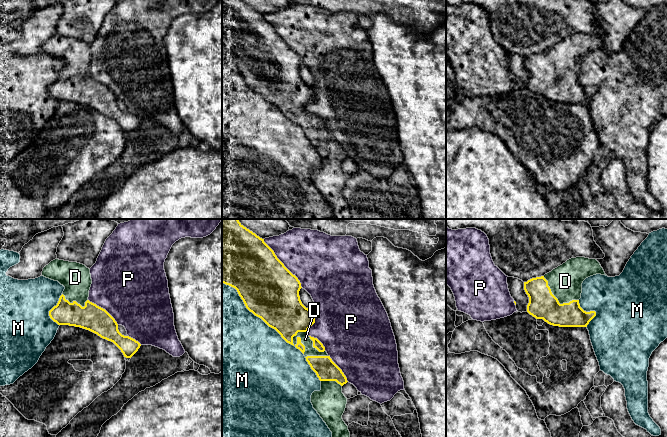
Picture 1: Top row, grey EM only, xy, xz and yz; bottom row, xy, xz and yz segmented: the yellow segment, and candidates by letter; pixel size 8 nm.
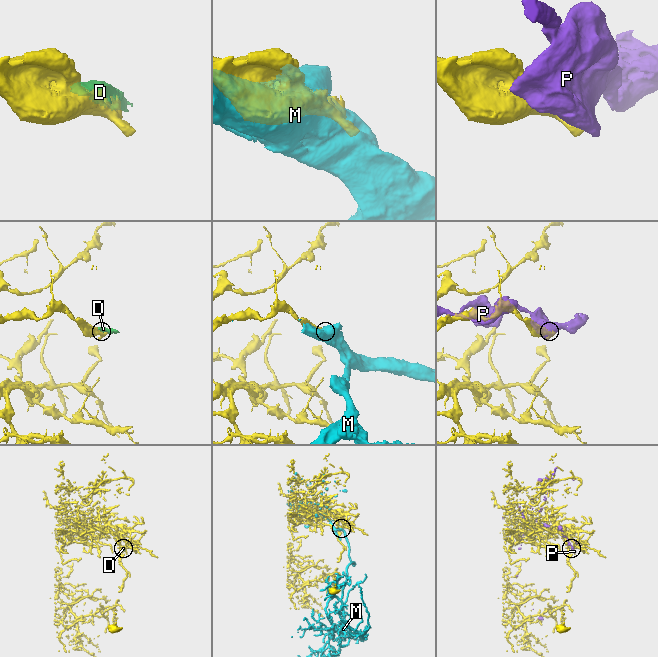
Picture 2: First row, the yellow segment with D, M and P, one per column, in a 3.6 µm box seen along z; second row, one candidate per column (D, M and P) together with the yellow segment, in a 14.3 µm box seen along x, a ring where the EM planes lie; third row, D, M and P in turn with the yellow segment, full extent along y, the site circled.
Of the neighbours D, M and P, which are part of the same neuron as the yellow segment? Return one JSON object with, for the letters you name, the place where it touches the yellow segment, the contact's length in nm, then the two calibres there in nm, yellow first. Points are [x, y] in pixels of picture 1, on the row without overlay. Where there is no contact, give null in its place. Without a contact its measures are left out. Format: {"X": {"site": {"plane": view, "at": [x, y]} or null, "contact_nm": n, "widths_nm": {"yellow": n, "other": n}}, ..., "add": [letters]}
{"D": {"site": {"plane": "xz", "at": [300, 118]}, "contact_nm": 190, "widths_nm": {"yellow": 60, "other": 80}}, "add": ["D"]}

